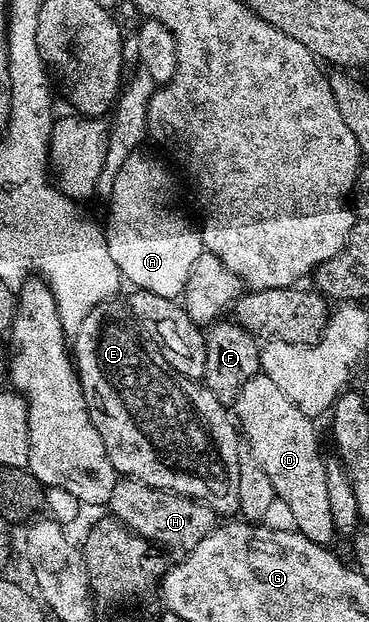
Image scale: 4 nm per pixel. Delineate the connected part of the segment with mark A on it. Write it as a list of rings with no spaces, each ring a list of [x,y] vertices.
[[[135,153],[120,165],[120,173],[112,181],[112,193],[108,197],[110,208],[106,211],[104,234],[108,253],[112,253],[112,261],[116,261],[118,274],[131,284],[131,288],[160,293],[160,297],[177,300],[182,290],[188,285],[188,273],[192,273],[192,265],[196,257],[203,251],[201,234],[186,220],[184,212],[178,208],[178,195],[174,192],[174,179],[150,155]]]

